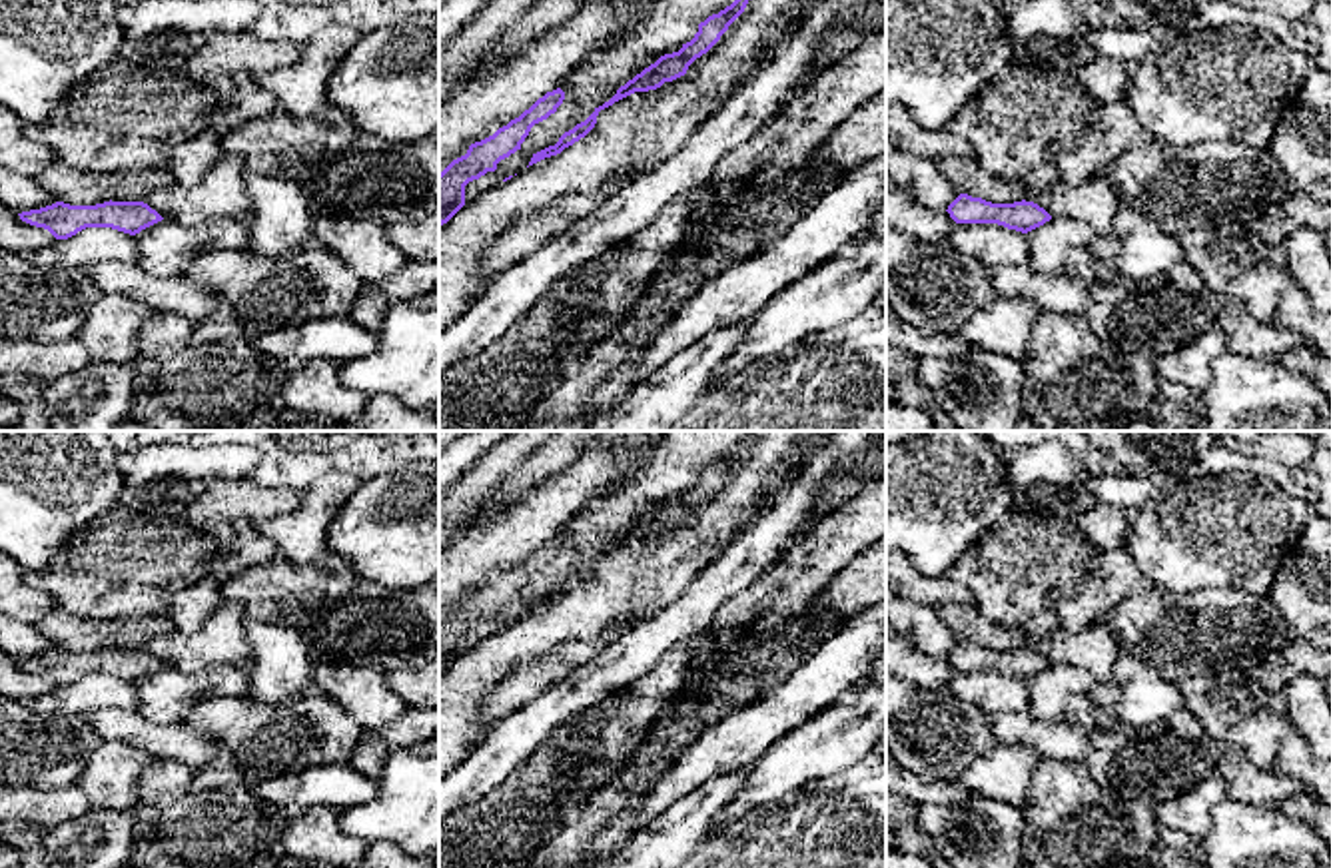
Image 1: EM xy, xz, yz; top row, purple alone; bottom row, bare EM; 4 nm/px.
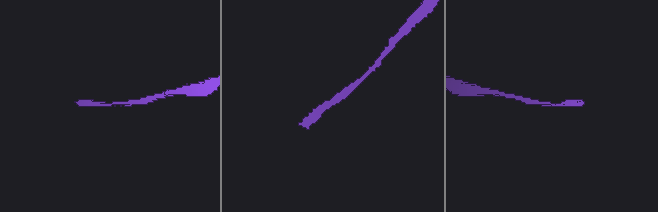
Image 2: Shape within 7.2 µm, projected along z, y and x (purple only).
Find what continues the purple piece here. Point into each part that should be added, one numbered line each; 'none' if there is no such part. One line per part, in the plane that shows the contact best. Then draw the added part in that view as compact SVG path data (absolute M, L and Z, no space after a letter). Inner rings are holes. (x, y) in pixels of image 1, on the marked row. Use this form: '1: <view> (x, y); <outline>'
none

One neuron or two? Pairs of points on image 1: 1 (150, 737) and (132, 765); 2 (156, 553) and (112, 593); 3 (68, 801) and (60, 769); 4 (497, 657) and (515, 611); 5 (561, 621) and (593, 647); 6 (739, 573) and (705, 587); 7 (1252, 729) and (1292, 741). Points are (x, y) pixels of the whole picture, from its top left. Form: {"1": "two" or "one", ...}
{"1": "two", "2": "one", "3": "two", "4": "two", "5": "two", "6": "one", "7": "two"}

